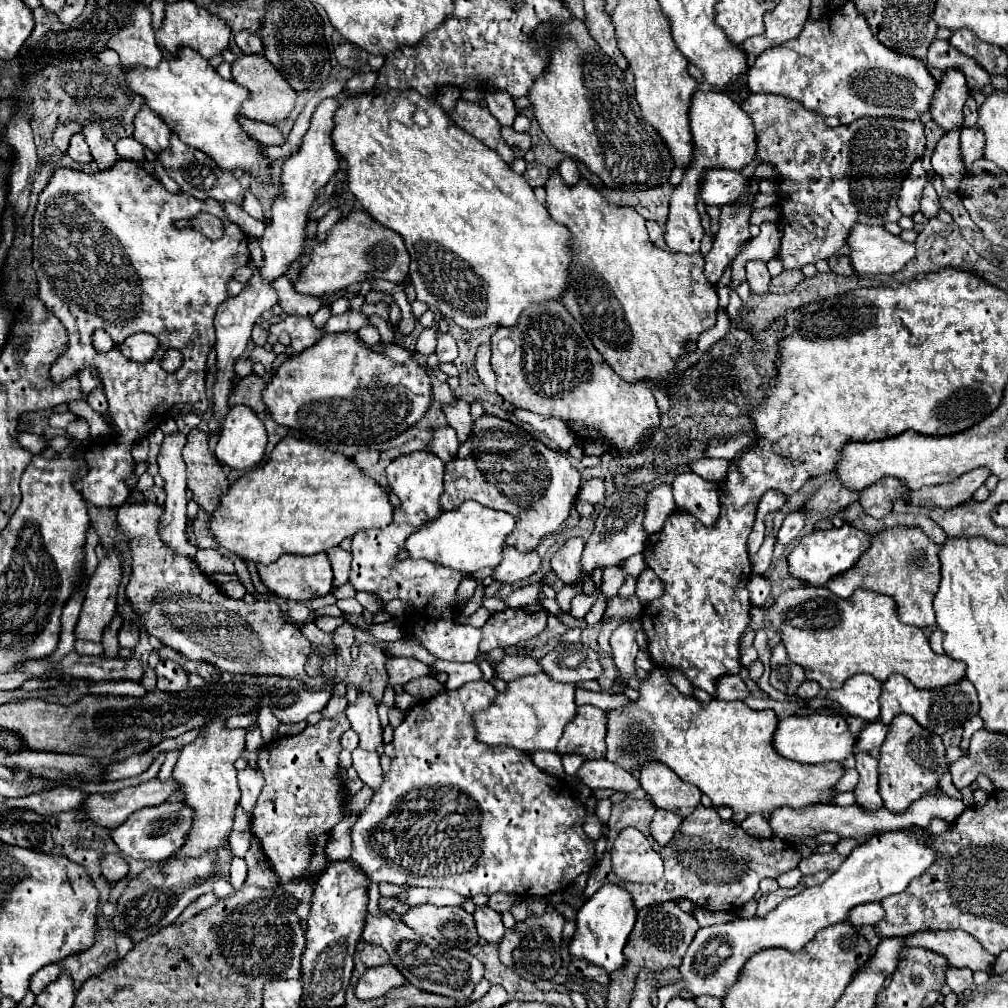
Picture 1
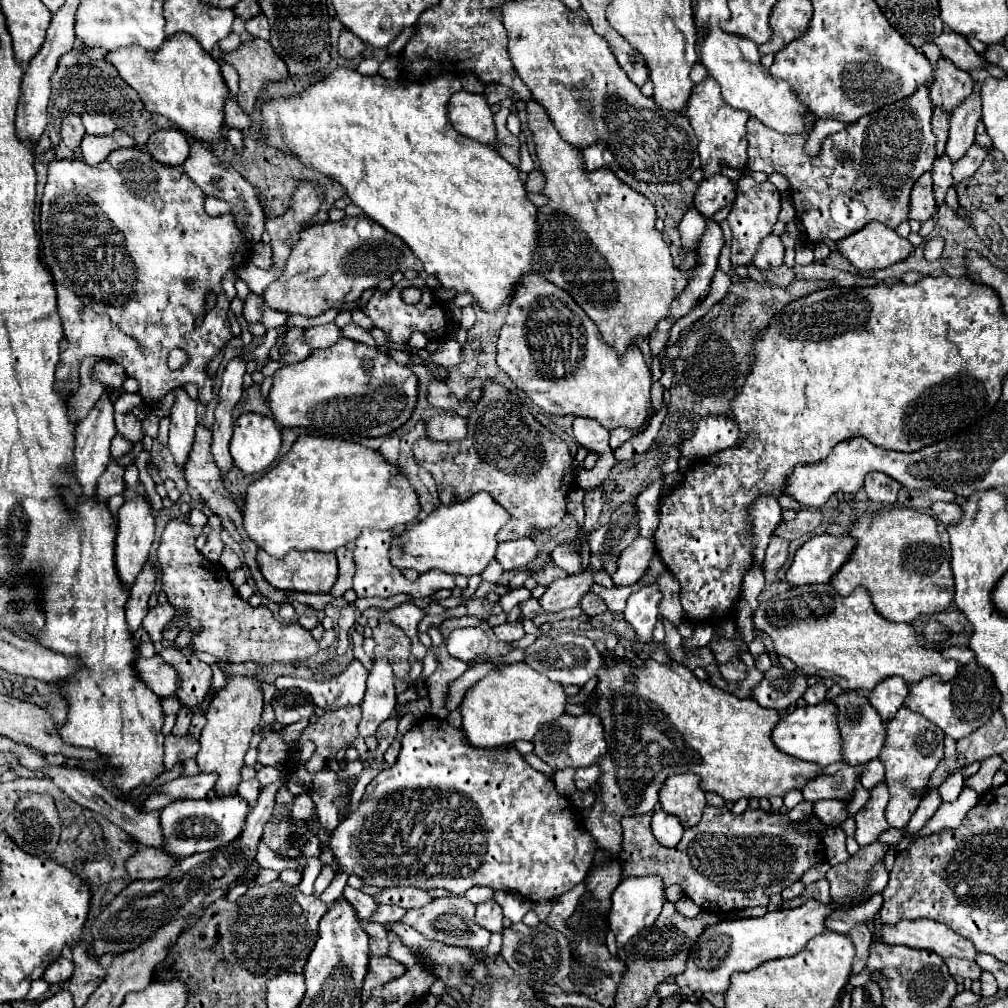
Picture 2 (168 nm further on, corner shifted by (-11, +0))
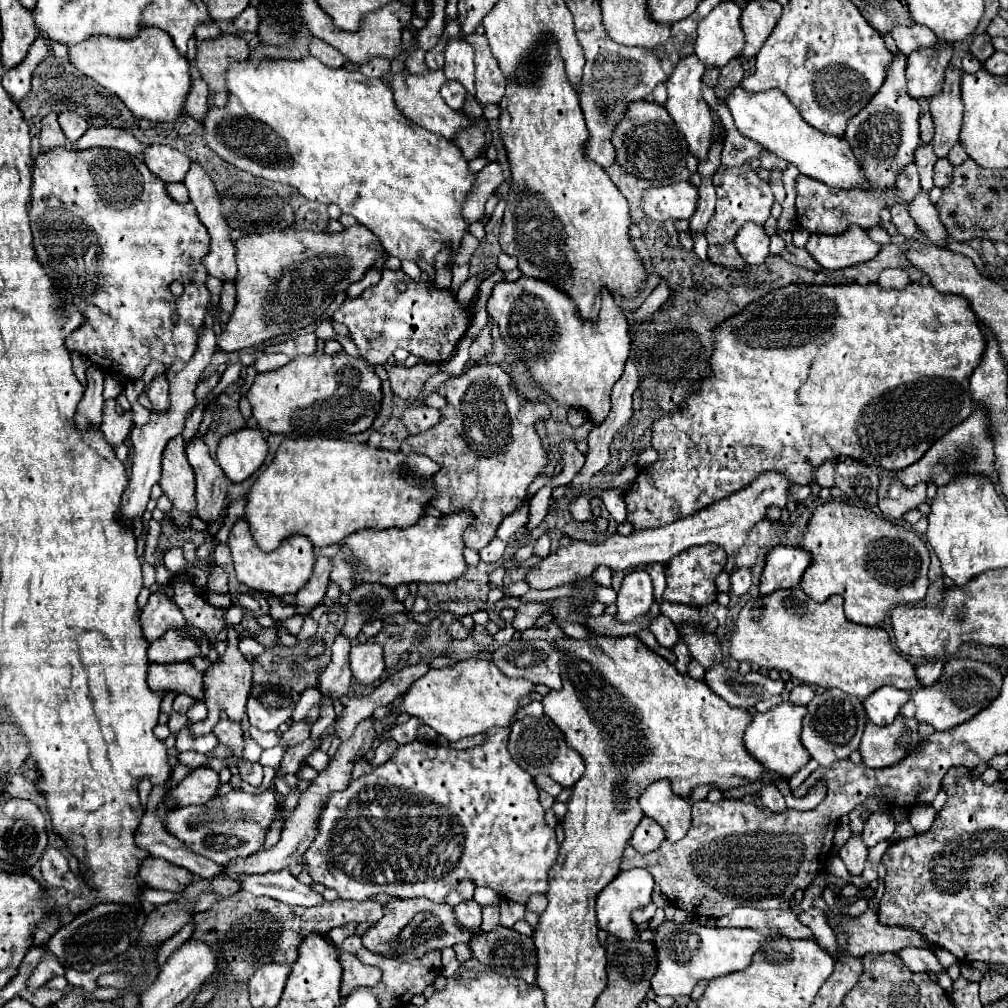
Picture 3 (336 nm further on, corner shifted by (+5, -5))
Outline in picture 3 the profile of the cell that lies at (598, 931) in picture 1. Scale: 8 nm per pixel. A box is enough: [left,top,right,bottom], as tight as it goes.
[596,869,654,939]

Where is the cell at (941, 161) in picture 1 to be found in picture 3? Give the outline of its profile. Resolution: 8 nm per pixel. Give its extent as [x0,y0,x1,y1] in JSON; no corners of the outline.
[930,67,964,157]

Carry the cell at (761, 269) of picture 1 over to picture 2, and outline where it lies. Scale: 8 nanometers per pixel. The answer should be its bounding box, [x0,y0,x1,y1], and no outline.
[754,234,784,270]

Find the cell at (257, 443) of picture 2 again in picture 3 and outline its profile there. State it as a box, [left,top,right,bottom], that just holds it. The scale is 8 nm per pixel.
[218,427,268,483]

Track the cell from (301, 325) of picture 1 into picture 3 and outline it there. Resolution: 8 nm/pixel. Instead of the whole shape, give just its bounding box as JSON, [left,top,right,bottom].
[256,353,290,373]

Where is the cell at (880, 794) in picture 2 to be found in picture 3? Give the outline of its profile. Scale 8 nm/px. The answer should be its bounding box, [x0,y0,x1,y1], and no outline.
[838,835,868,875]

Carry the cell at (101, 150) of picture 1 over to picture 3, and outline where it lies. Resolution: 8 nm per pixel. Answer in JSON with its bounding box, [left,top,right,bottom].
[58,111,90,143]

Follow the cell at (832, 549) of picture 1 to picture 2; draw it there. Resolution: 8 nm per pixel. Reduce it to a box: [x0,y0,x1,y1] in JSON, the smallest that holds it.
[786,534,854,586]

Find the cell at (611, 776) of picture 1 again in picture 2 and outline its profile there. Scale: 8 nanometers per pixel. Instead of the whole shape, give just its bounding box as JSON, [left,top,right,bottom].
[574,764,600,790]

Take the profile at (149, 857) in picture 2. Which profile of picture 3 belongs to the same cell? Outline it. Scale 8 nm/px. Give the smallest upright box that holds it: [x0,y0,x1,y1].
[138,857,192,893]

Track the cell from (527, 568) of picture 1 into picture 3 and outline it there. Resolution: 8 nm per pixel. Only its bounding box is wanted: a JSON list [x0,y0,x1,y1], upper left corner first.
[480,539,506,563]

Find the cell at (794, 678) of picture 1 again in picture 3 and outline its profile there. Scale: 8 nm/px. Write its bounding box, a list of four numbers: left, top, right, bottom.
[704,665,784,709]

